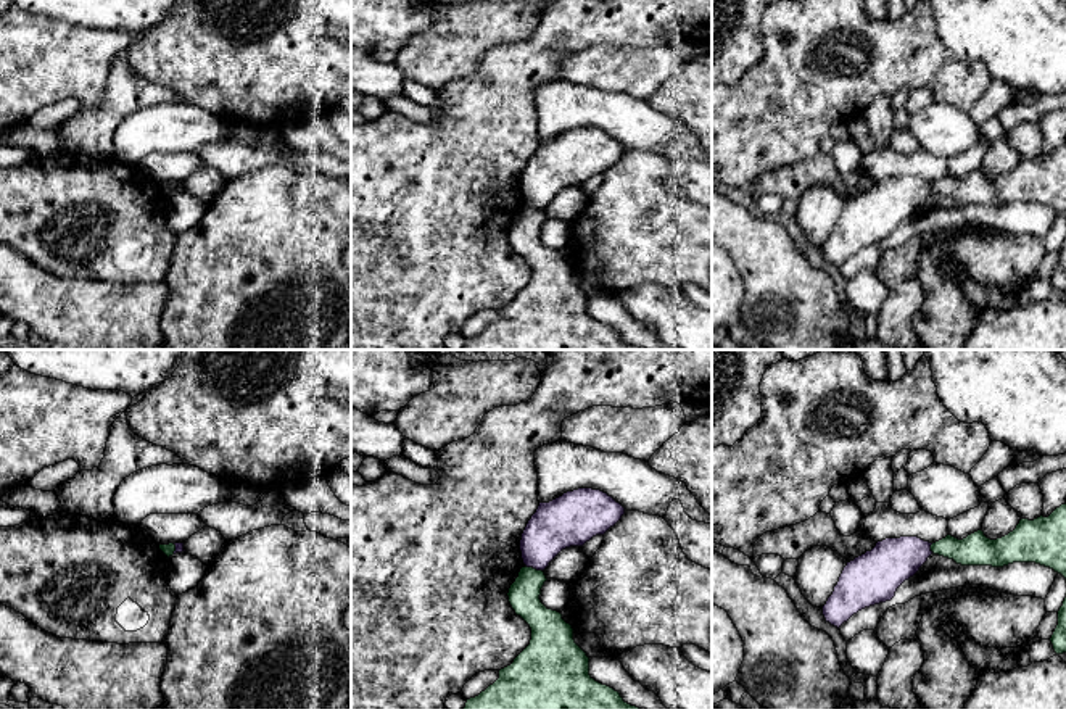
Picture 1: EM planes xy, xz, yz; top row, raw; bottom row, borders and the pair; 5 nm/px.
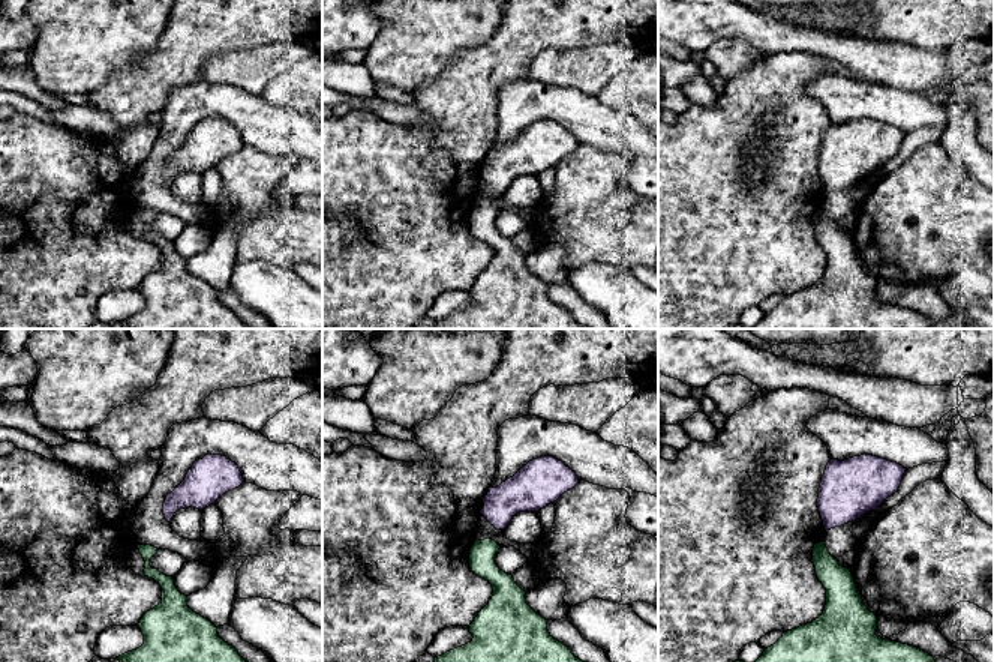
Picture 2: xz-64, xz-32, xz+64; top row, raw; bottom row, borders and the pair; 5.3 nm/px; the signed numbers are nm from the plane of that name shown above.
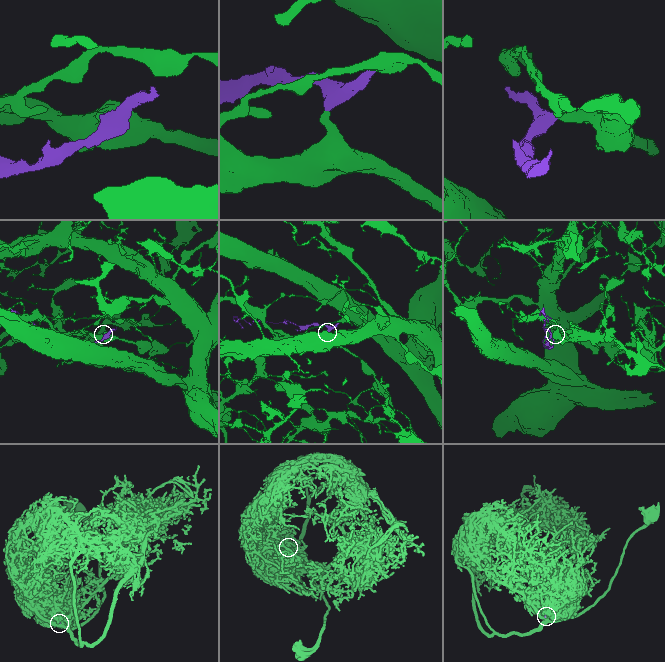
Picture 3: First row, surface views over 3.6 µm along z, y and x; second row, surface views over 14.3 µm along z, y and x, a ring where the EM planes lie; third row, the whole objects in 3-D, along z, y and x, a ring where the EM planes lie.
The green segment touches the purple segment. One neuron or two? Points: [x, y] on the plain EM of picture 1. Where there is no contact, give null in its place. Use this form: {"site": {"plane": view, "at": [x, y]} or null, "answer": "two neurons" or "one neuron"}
{"site": {"plane": "xz", "at": [532, 207]}, "answer": "two neurons"}

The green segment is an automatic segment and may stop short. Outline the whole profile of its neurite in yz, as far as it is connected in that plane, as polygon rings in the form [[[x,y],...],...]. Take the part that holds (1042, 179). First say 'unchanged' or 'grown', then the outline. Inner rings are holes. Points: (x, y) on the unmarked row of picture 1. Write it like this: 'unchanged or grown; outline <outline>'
unchanged; outline [[[1066,142],[1048,156],[1021,158],[1013,171],[990,179],[982,169],[958,179],[952,174],[931,184],[934,193],[961,205],[1003,206],[1013,201],[1035,201],[1066,218]]]

